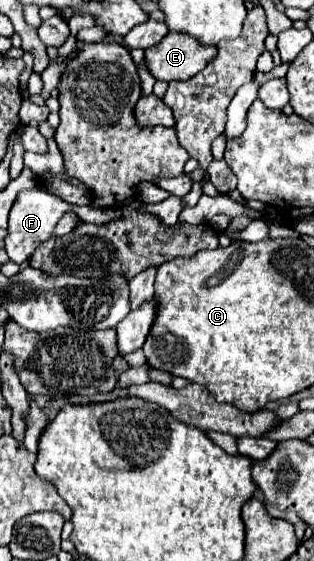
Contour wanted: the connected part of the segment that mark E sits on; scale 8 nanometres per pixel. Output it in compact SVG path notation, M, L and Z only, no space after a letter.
M169 32L159 44L145 50L145 64L155 80L163 80L163 82L189 80L207 66L207 62L215 56L215 52L217 48L207 48L197 40L193 40L191 36L185 36L183 32Z

